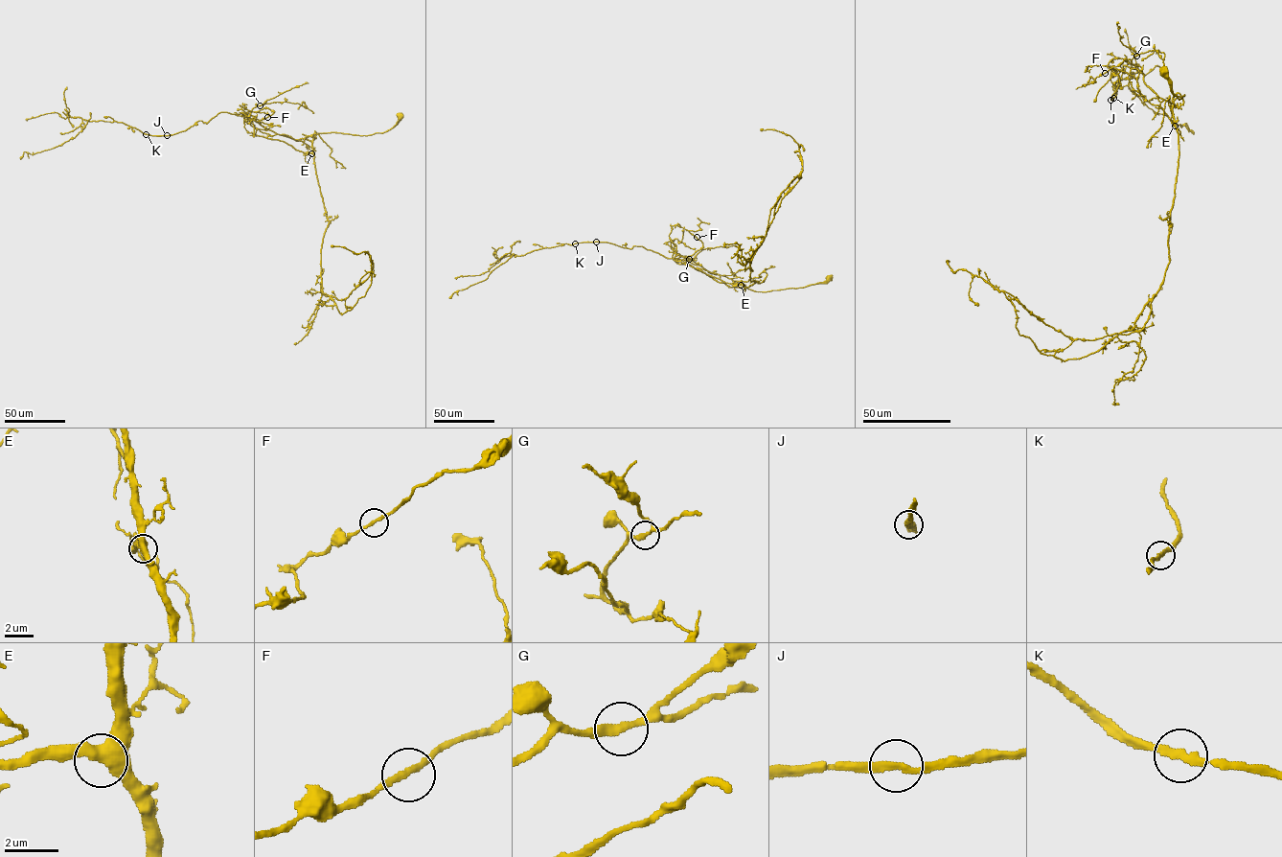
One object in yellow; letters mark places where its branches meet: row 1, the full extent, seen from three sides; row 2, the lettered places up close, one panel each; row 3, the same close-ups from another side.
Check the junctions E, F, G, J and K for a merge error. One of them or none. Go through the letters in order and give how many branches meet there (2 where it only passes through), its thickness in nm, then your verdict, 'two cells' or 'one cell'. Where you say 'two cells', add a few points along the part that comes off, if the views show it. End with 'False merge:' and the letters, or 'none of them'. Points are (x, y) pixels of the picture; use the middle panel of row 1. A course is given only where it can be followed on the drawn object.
E: branches 3; calibre 420 nm; one cell
F: branches 2; calibre 200 nm; one cell
G: branches 2; calibre 240 nm; one cell
J: branches 2; calibre 240 nm; one cell
K: branches 2; calibre 240 nm; one cell
False merge: none of them

